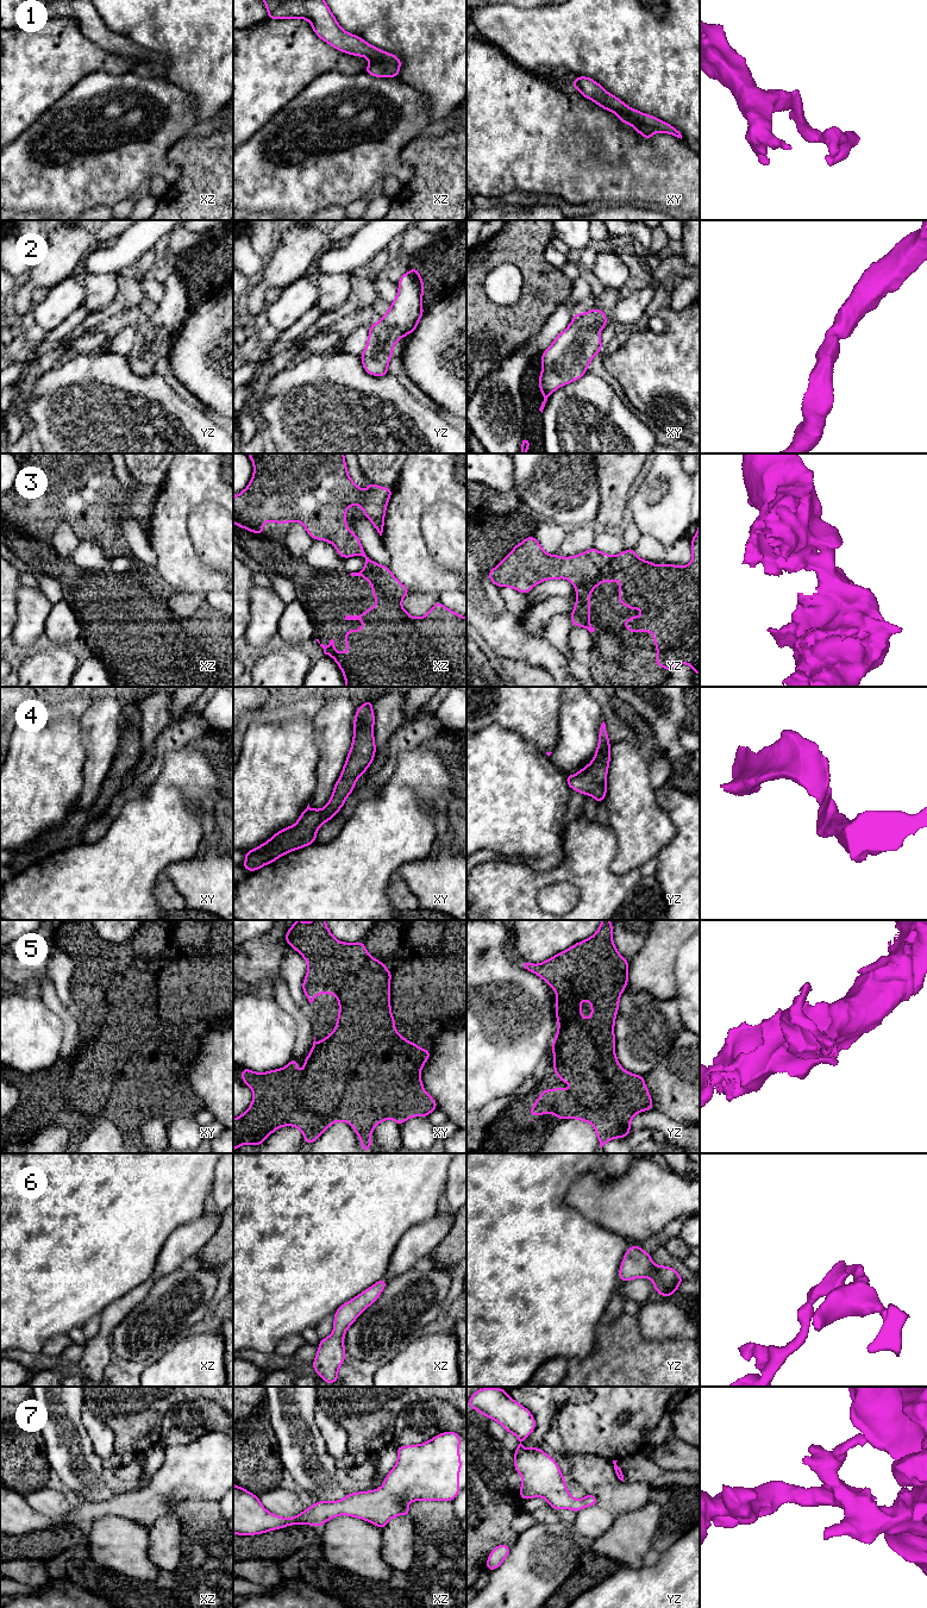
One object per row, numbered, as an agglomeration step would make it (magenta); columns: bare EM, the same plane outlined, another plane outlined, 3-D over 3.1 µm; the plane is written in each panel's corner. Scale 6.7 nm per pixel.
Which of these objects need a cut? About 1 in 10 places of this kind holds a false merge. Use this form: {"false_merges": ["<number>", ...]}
{"false_merges": ["3"]}

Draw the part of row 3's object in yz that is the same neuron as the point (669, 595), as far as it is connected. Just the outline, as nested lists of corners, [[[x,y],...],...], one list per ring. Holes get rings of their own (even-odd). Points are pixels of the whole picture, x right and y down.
[[[700,520],[697,533],[691,538],[693,557],[688,565],[679,567],[675,564],[660,564],[656,567],[653,562],[644,561],[639,558],[634,549],[628,549],[621,553],[613,556],[609,563],[603,567],[599,574],[584,584],[575,588],[576,603],[571,613],[572,626],[581,626],[587,628],[590,633],[595,631],[590,626],[590,593],[601,584],[602,581],[607,581],[609,584],[615,582],[614,571],[619,570],[621,574],[616,581],[621,588],[619,590],[618,602],[626,605],[628,609],[641,608],[643,617],[630,617],[624,626],[630,632],[652,632],[652,638],[657,646],[656,664],[664,667],[668,672],[678,664],[689,664],[694,674],[700,675]]]

